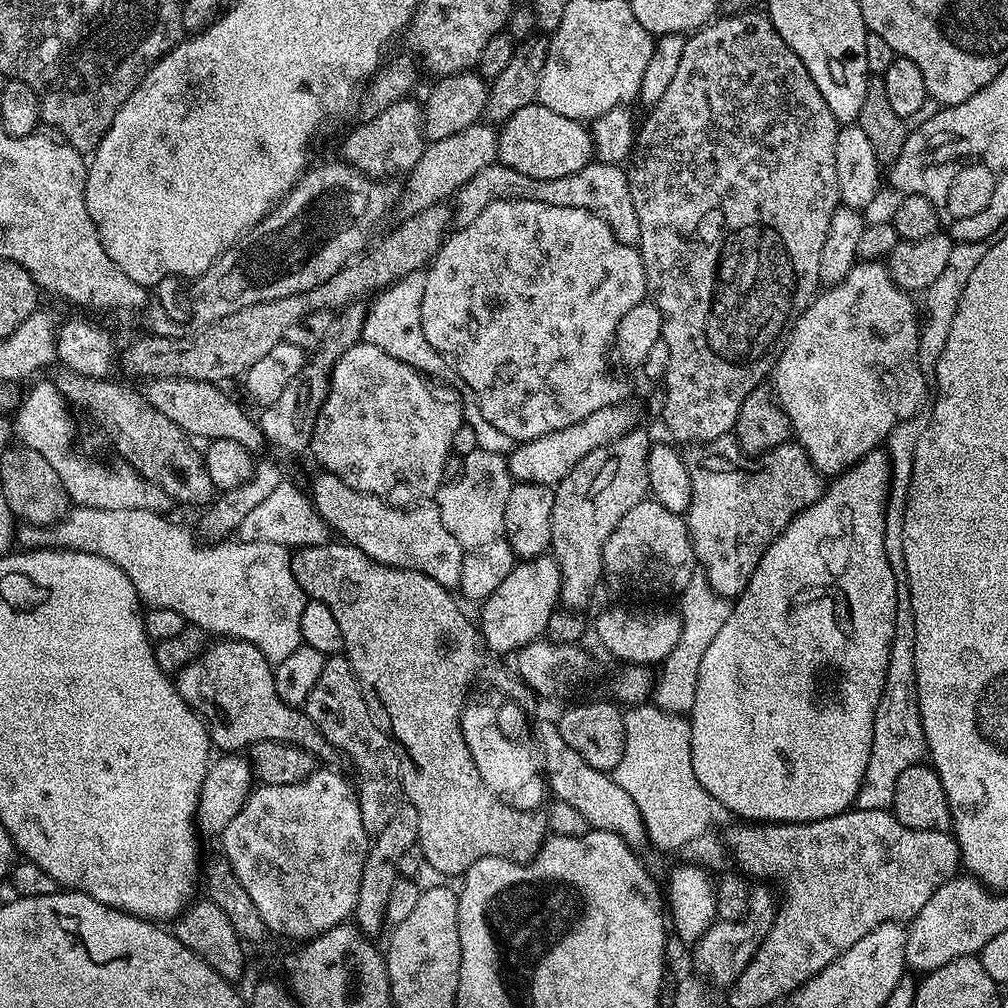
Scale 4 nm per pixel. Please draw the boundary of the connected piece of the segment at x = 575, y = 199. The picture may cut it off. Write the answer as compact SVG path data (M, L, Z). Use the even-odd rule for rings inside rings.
M494 163L486 166L482 174L474 174L466 186L462 186L454 197L454 220L463 226L474 222L478 214L486 206L496 200L533 200L546 202L546 206L570 206L586 208L601 216L610 226L623 244L633 246L640 243L638 230L638 213L634 211L634 198L630 198L627 171L619 164L587 164L578 174L570 174L566 178L530 178L530 174L518 174L518 170L510 170L505 164ZM456 203L456 204L455 204Z

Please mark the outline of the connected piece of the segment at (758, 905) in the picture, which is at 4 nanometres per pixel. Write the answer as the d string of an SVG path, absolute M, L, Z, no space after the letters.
M768 888L751 889L748 897L747 912L740 920L726 921L717 919L716 923L709 926L701 940L697 940L691 949L692 960L696 963L695 971L709 985L724 984L731 986L746 970L746 966L752 961L752 956L762 946L762 942L771 930L778 913L778 903L772 897Z

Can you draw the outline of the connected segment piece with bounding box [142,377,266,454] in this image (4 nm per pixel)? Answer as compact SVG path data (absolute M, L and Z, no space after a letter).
M158 377L149 379L143 385L142 391L150 406L154 406L154 410L166 414L166 418L170 418L170 422L174 422L183 432L187 432L189 437L201 436L204 442L213 440L238 442L249 452L259 453L259 448L266 444L259 423L253 417L251 420L243 408L235 404L222 389L224 388L210 381L191 380L188 377Z

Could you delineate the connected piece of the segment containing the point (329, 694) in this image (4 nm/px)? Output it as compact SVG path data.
M341 654L330 656L325 659L322 666L322 675L318 682L314 682L314 690L306 698L302 705L302 711L318 726L318 730L330 742L333 748L341 757L348 756L357 770L356 776L360 779L358 783L358 799L360 801L360 813L362 814L362 826L370 834L375 834L383 830L386 819L384 804L395 805L396 795L401 795L400 787L400 760L396 757L396 746L392 743L392 737L385 729L374 722L370 710L366 706L366 698L362 694L360 684L356 681L356 670L350 666L347 656Z

